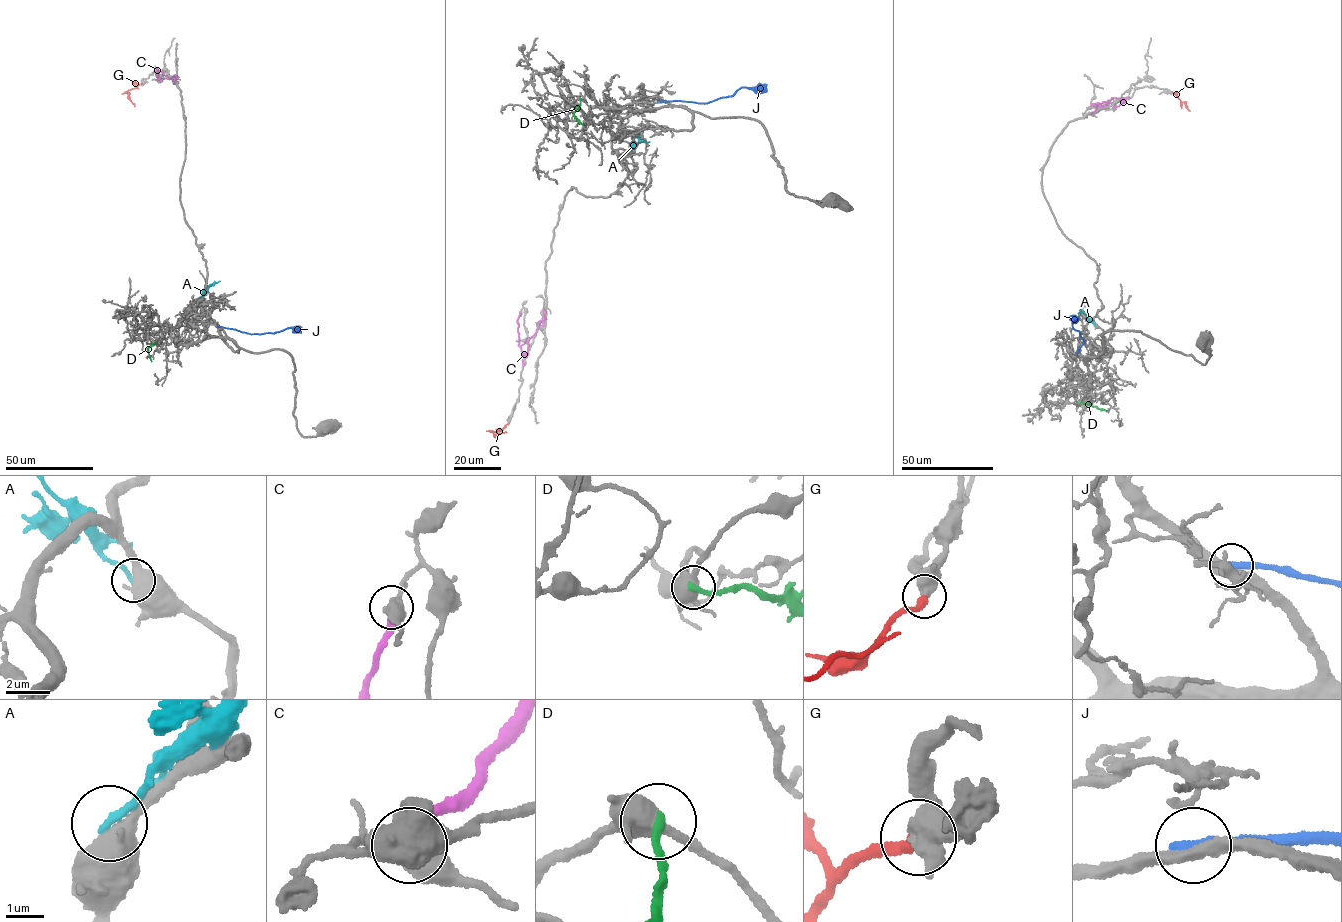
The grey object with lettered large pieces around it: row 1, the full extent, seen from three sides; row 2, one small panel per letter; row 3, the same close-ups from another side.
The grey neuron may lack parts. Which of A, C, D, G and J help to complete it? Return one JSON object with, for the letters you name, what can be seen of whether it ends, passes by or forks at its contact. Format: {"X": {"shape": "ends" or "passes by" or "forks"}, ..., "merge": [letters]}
{"G": {"shape": "ends"}, "merge": ["G"]}

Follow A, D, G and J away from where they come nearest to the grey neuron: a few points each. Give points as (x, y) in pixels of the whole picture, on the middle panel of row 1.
A: (629, 150), (640, 142), (649, 141)
D: (580, 98), (580, 105), (573, 116), (583, 124)
G: (508, 423), (494, 434), (506, 432)
J: (659, 101), (706, 103), (731, 96), (743, 87), (766, 90)

